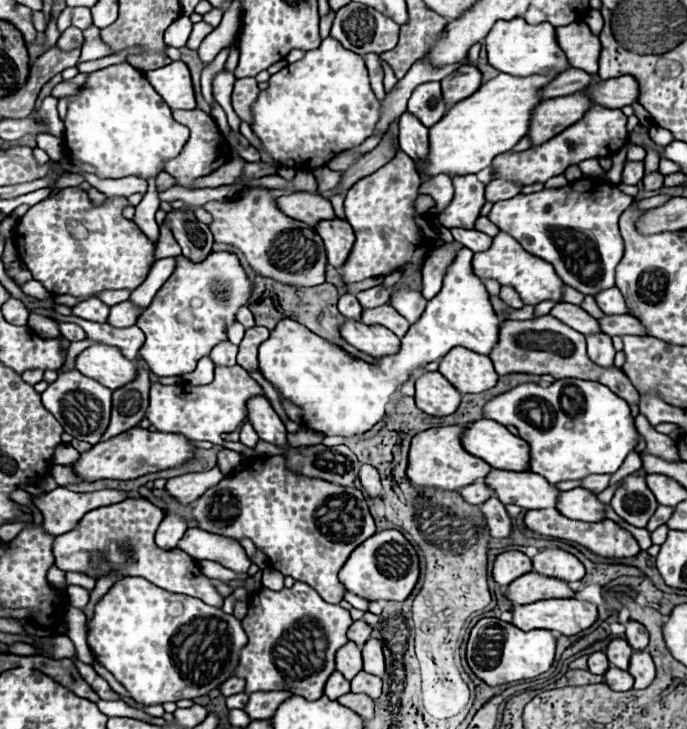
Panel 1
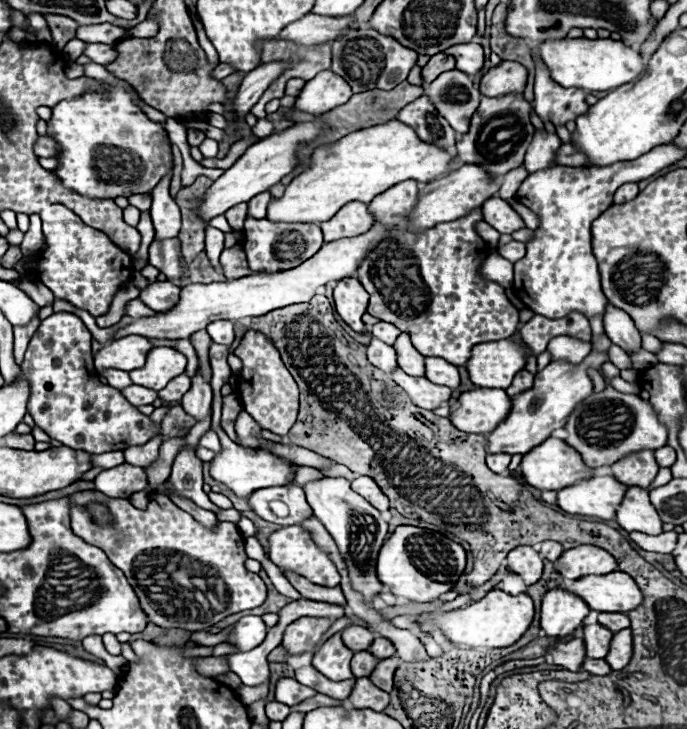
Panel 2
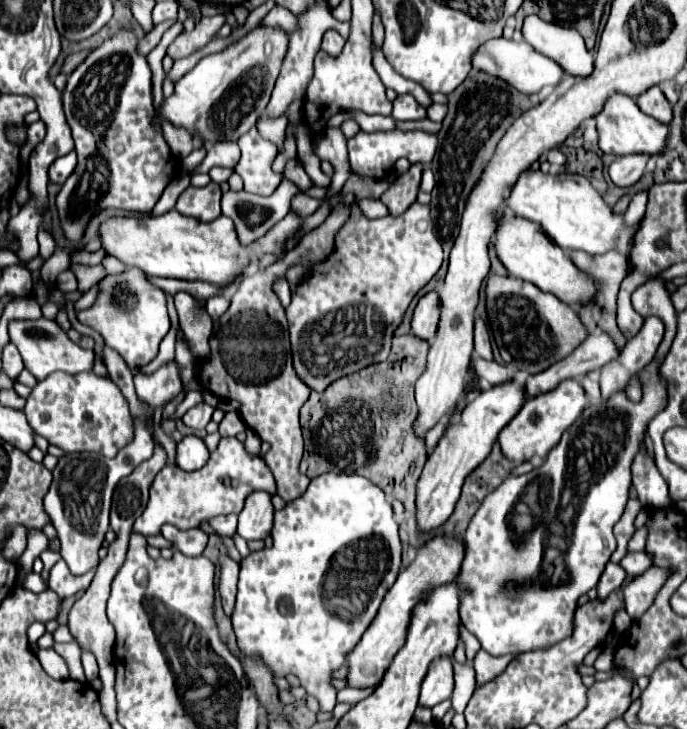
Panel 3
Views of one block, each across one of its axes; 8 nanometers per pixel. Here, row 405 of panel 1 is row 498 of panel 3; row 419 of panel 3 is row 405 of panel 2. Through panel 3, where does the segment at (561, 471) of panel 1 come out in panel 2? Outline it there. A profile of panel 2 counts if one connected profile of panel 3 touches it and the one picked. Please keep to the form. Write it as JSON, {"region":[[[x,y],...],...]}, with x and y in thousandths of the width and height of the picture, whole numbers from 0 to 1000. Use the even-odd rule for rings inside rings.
{"region":[[[885,521],[882,527],[885,532],[879,538],[865,538],[850,551],[844,551],[844,557],[838,557],[836,568],[824,579],[824,590],[827,590],[824,606],[847,623],[850,634],[859,642],[891,639],[891,634],[908,628],[908,623],[940,617],[940,615],[958,617],[969,612],[972,590],[958,576],[958,568],[949,560],[949,554],[934,549],[932,543],[902,540],[891,535]]]}

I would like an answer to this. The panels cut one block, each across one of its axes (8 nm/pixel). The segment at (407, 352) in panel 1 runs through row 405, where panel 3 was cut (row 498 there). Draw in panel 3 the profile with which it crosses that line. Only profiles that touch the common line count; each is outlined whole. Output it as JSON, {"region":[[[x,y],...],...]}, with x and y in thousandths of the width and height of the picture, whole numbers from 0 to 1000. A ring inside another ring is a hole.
{"region":[[[475,647],[454,656],[440,680],[399,702],[396,741],[396,752],[367,757],[349,776],[346,818],[338,840],[346,889],[355,897],[376,897],[402,930],[422,922],[434,927],[445,952],[463,957],[466,977],[483,977],[489,947],[480,941],[480,927],[501,911],[501,900],[533,867],[579,790],[585,746],[571,691],[530,653]]]}

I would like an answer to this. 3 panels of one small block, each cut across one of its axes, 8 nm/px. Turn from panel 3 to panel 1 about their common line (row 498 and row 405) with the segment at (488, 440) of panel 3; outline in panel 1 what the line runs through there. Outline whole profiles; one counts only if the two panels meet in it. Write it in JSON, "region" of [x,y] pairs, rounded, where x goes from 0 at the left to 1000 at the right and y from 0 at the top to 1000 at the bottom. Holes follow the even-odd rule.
{"region":[[[617,510],[606,519],[606,557],[614,565],[626,571],[655,571],[664,565],[670,549],[670,538],[640,510]]]}

